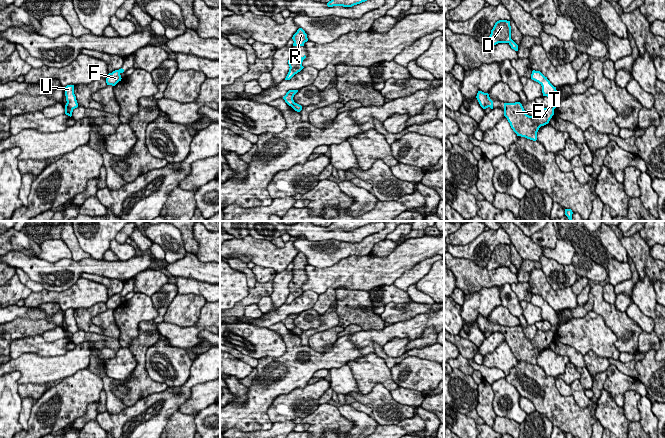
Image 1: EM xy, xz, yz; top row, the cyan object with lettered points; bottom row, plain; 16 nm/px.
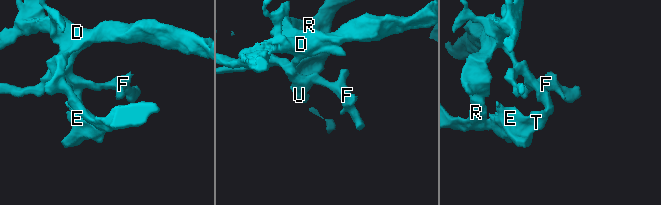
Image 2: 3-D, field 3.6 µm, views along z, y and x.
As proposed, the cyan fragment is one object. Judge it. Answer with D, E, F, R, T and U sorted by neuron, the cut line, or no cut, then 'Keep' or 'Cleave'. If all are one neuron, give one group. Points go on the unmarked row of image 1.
Groups: D E R T / F U. Split along xz (295, 327), (291, 330). Cleave

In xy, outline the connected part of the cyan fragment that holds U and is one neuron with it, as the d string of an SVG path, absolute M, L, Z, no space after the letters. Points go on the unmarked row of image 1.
M67 309L66 311L64 311L64 314L67 325L65 330L69 331L72 334L77 332L78 327L74 318L74 309Z

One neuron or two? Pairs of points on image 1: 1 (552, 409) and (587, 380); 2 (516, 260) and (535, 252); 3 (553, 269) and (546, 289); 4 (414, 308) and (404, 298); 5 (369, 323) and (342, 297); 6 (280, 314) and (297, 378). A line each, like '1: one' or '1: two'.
1: two
2: two
3: two
4: two
5: one
6: two

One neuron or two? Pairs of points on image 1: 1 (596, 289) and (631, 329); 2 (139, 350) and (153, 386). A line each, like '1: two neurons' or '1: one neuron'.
1: one neuron
2: one neuron

